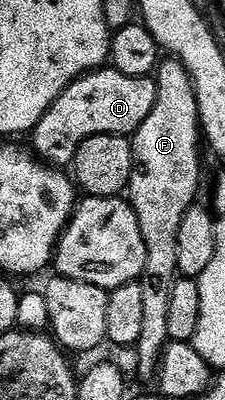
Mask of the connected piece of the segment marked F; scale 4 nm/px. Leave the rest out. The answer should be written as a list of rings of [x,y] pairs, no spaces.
[[[166,59],[156,70],[156,80],[158,83],[156,107],[152,109],[152,115],[144,119],[144,123],[132,137],[134,164],[137,168],[131,173],[128,186],[128,200],[130,206],[136,211],[136,219],[140,223],[140,231],[144,235],[146,244],[146,262],[140,278],[140,284],[144,287],[144,327],[136,346],[138,373],[142,377],[150,378],[157,374],[162,363],[162,352],[171,342],[168,335],[168,303],[172,287],[180,277],[176,259],[180,223],[184,223],[186,212],[195,208],[197,201],[194,200],[197,199],[198,188],[202,185],[202,149],[204,153],[202,119],[198,110],[194,84],[188,71],[179,61]]]

